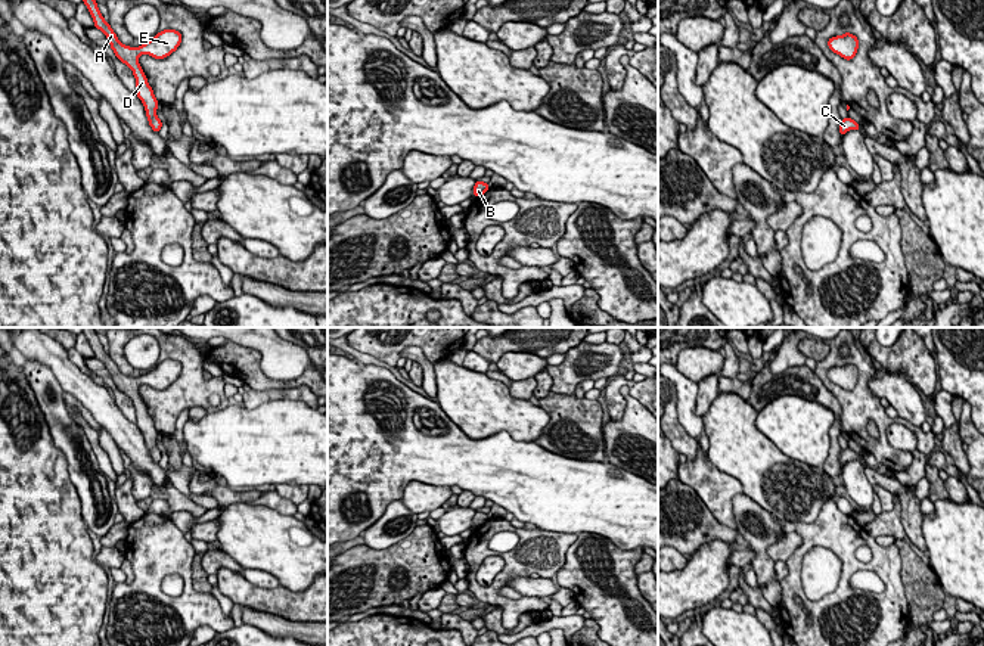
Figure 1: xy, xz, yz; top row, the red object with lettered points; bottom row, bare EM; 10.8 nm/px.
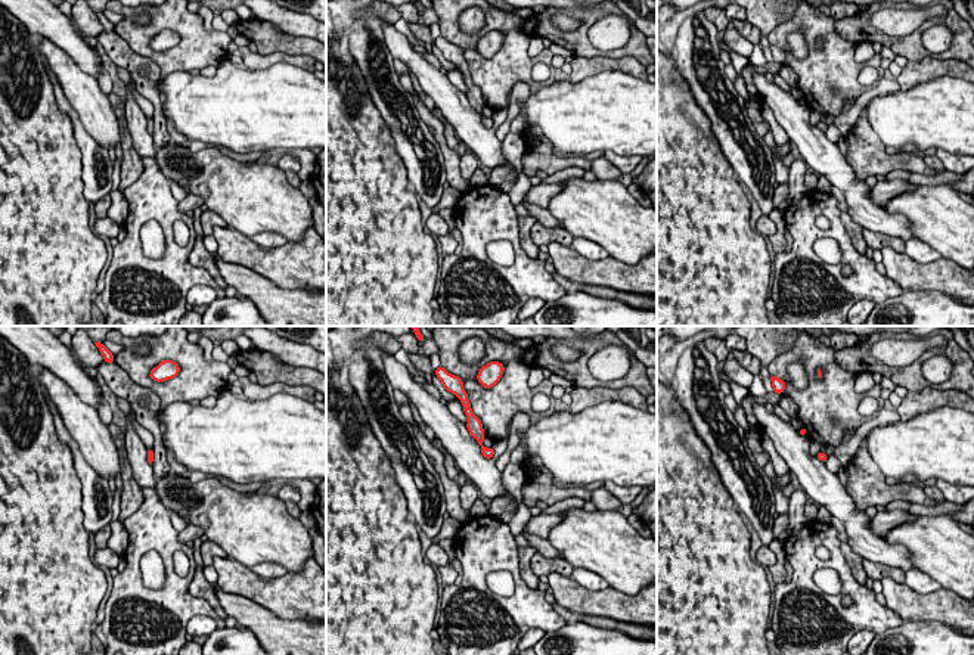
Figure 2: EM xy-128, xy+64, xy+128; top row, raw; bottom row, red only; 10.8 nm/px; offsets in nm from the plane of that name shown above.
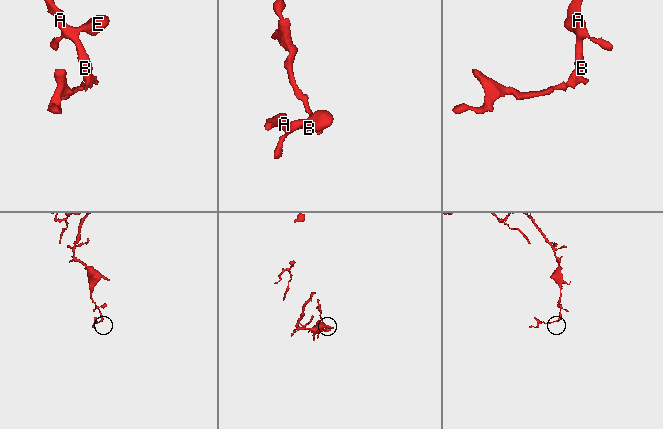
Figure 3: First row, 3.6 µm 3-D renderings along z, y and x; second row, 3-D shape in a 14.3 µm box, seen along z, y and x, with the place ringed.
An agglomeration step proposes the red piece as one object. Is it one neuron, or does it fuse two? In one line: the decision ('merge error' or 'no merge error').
no merge error

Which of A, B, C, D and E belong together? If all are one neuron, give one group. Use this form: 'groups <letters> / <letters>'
groups A B C D E

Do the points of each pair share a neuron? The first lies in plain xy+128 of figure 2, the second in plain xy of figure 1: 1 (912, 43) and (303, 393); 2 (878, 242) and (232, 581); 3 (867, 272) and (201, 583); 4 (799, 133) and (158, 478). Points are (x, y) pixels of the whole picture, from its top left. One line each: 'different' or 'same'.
1: different
2: different
3: different
4: same

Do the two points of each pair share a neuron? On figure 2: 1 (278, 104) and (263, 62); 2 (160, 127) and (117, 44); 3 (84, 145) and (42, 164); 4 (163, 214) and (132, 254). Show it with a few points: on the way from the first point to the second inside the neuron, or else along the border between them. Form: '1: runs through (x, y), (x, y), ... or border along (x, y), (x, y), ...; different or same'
1: border along (242, 65), (264, 70), (288, 62), (301, 68); different
2: runs through (157, 106), (146, 87), (146, 77), (135, 65); same
3: border along (67, 115), (80, 152), (83, 182); different
4: runs through (149, 214), (133, 227), (132, 241); same

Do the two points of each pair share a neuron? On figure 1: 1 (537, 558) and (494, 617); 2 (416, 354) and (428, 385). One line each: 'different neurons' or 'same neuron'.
1: different neurons
2: same neuron

